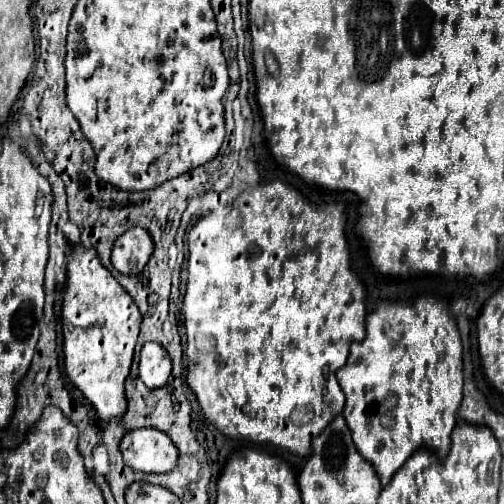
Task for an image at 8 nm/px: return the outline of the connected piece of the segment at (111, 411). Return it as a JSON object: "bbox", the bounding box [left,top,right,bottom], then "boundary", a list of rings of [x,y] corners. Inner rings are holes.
{"bbox":[62,243,142,423],"boundary":[[[82,243],[68,245],[66,249],[68,265],[66,265],[66,287],[64,287],[64,303],[62,303],[62,331],[64,331],[64,361],[68,379],[84,393],[84,397],[94,405],[98,419],[102,423],[112,417],[120,417],[126,409],[124,381],[130,373],[132,355],[136,337],[142,323],[142,313],[134,299],[122,289],[122,285],[110,275],[110,271],[100,263],[100,257],[94,247],[84,247]]]}

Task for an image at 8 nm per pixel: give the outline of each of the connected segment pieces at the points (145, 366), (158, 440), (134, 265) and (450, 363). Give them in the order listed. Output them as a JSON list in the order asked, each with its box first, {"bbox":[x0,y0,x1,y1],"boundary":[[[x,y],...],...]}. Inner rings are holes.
[{"bbox":[140,343,170,389],"boundary":[[[146,343],[140,351],[140,379],[156,389],[170,379],[170,357],[160,343]]]},{"bbox":[120,429,178,473],"boundary":[[[130,429],[120,443],[126,465],[142,473],[166,473],[178,461],[170,437],[158,429]]]},{"bbox":[112,227,154,275],"boundary":[[[142,227],[128,229],[122,237],[116,239],[112,249],[112,265],[126,275],[140,273],[154,251],[154,241],[150,233]]]},{"bbox":[338,296,462,487],"boundary":[[[421,296],[410,303],[380,303],[376,311],[372,311],[366,317],[366,339],[360,343],[350,345],[350,355],[346,365],[338,371],[338,383],[346,395],[346,407],[342,411],[342,415],[346,417],[346,425],[350,425],[350,433],[352,433],[352,441],[358,449],[358,453],[372,463],[372,467],[378,471],[380,475],[380,483],[382,487],[388,485],[388,481],[392,479],[392,475],[406,463],[406,459],[418,451],[418,449],[430,449],[436,453],[438,459],[444,459],[446,453],[450,451],[450,433],[456,427],[456,411],[460,407],[462,401],[462,343],[460,343],[460,333],[458,333],[458,325],[456,319],[450,315],[448,311],[448,303],[445,300],[435,296]]]}]

